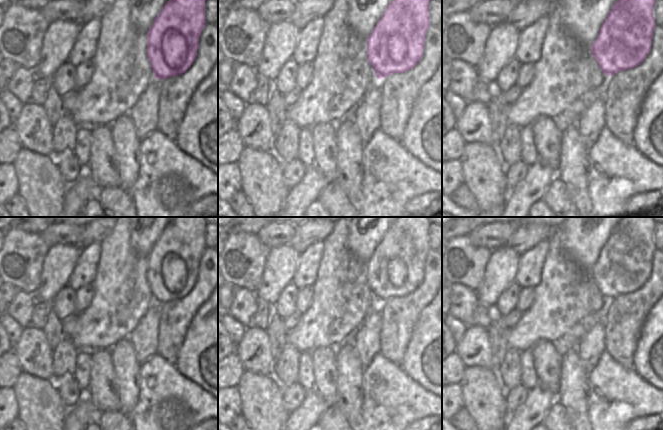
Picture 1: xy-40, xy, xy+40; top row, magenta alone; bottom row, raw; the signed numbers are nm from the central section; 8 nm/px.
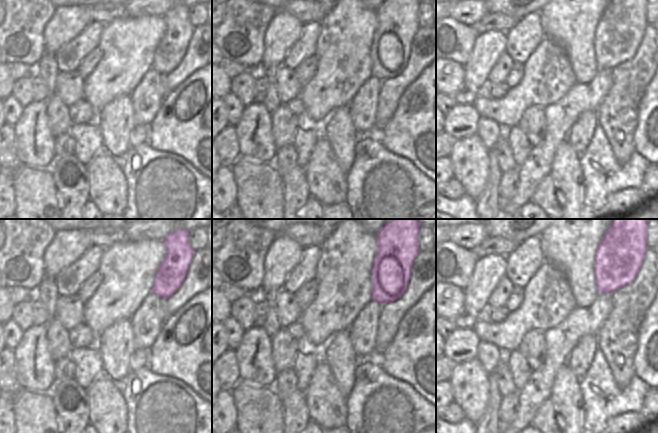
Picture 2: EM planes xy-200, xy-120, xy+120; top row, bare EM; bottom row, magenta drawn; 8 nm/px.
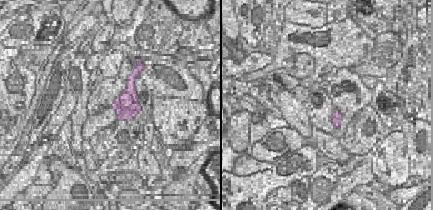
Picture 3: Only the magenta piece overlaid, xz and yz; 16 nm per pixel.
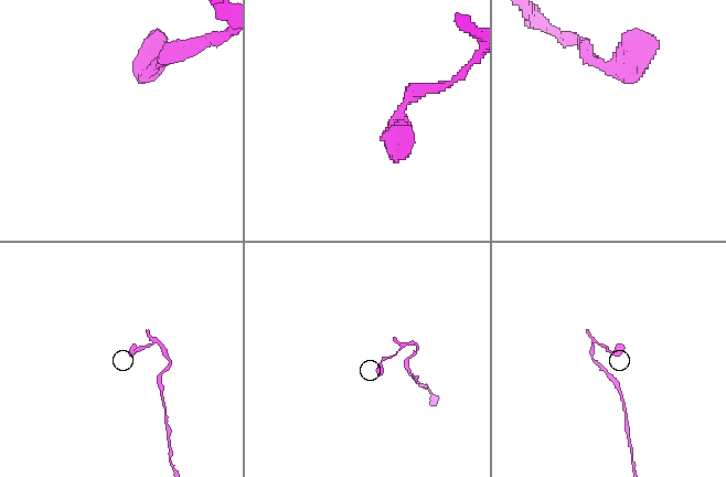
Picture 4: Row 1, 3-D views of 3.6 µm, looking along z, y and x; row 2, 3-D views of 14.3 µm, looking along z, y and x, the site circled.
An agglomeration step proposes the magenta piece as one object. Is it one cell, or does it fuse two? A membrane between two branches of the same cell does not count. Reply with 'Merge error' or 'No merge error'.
Merge error.

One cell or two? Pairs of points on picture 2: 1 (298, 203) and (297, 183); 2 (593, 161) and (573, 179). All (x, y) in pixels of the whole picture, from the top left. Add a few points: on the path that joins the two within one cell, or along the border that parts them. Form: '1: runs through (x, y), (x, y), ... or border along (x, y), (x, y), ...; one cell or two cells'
1: runs through (297, 198), (297, 188); one cell
2: border along (580, 155), (579, 162), (584, 178), (585, 193); two cells

